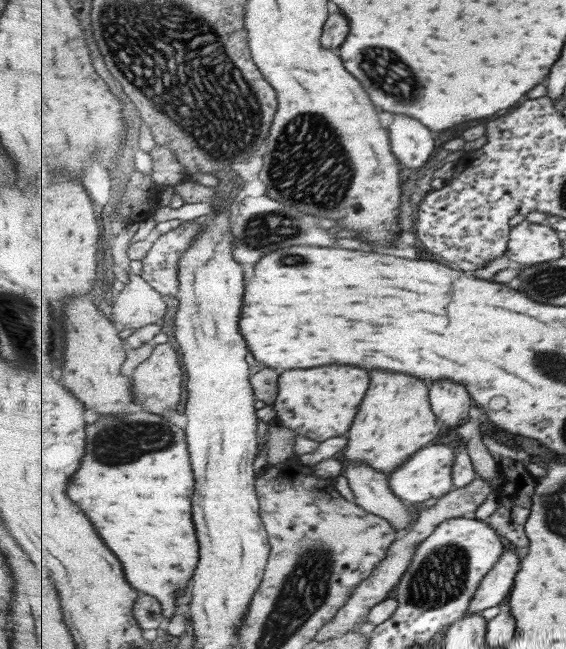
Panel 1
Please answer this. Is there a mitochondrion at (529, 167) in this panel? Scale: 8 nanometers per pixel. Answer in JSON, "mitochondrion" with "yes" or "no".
{"mitochondrion":"no"}

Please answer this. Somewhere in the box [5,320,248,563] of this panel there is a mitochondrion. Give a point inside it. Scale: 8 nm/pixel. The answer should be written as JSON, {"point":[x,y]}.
{"point":[118,444]}

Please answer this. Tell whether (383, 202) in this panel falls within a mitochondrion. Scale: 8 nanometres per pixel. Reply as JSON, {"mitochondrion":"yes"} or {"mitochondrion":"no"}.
{"mitochondrion":"no"}

